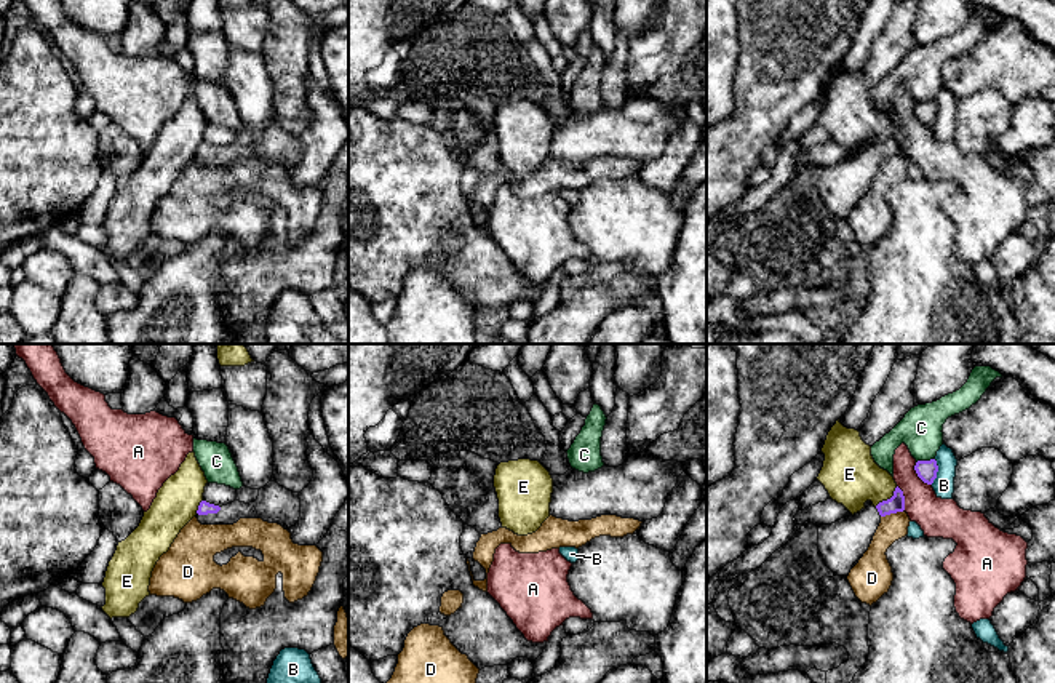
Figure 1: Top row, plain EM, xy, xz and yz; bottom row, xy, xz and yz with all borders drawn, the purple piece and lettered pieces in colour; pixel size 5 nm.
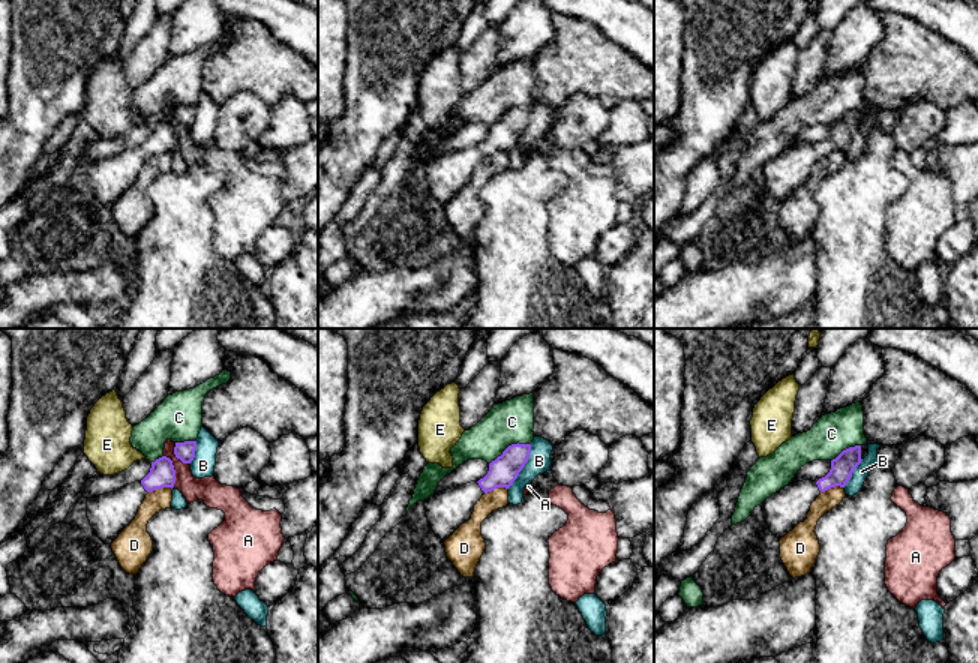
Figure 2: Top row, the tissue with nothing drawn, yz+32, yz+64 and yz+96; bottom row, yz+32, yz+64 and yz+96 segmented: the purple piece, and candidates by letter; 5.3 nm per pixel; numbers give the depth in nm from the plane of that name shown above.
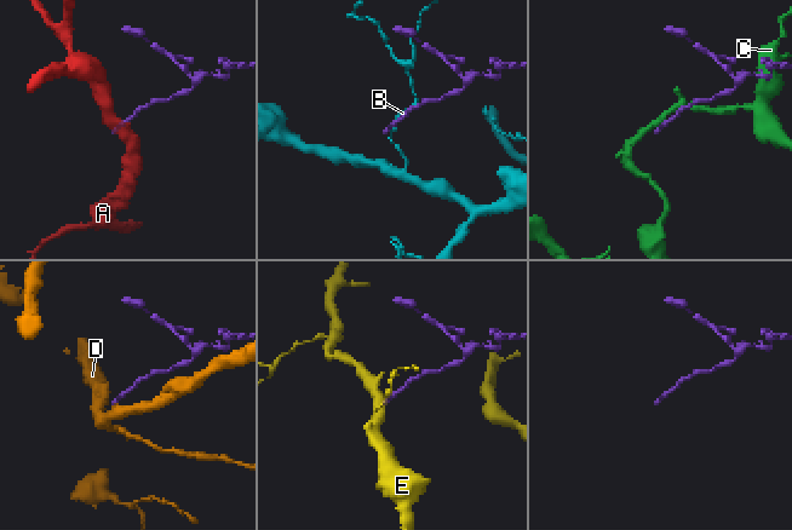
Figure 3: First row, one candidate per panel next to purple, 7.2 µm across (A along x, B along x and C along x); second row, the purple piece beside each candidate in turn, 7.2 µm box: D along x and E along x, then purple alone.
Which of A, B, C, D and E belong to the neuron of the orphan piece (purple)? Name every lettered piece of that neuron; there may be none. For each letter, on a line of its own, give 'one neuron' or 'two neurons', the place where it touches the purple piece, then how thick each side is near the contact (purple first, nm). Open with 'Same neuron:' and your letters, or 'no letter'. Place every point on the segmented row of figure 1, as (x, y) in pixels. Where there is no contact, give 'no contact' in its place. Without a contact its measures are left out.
Same neuron: no letter
A: two neurons; meets purple in yz at (918, 475); 100 nm thick on the purple side, 200 nm on the other
B: two neurons; meets purple in yz at (935, 472); 100 nm thick on the purple side, 110 nm on the other
C: two neurons; meets purple in yz at (924, 461); 100 nm thick on the purple side, 200 nm on the other
D: two neurons; meets purple in yz at (892, 512); 80 nm thick on the purple side, 140 nm on the other
E: two neurons; meets purple in yz at (887, 499); 80 nm thick on the purple side, 280 nm on the other

